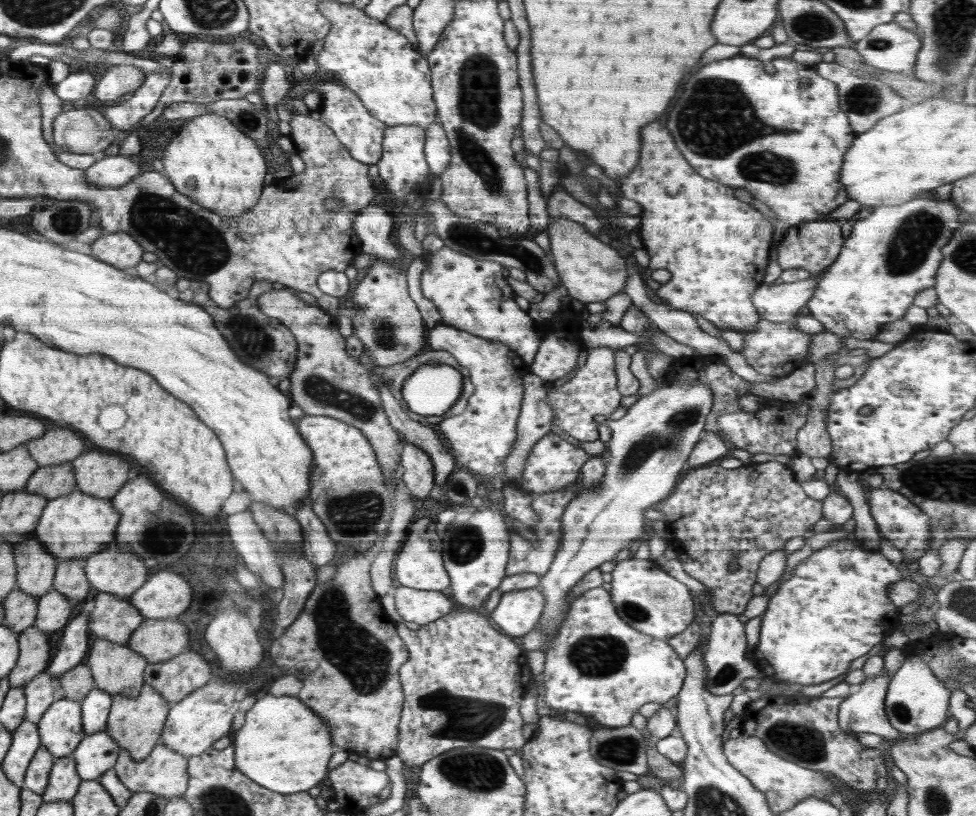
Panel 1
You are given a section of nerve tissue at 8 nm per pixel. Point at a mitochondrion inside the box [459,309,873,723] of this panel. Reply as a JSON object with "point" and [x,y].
{"point":[668,440]}

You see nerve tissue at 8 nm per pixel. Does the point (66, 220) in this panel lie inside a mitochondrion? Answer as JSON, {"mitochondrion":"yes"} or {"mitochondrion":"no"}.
{"mitochondrion":"yes"}

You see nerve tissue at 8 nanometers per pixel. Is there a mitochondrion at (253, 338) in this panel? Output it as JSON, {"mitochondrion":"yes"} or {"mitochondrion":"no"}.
{"mitochondrion":"yes"}

